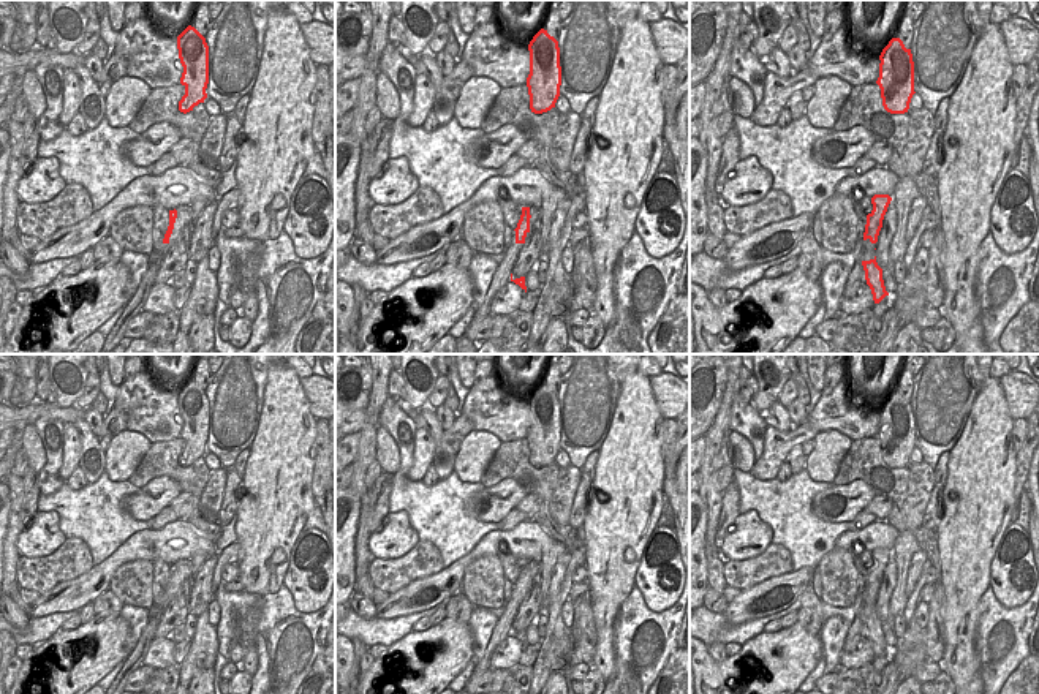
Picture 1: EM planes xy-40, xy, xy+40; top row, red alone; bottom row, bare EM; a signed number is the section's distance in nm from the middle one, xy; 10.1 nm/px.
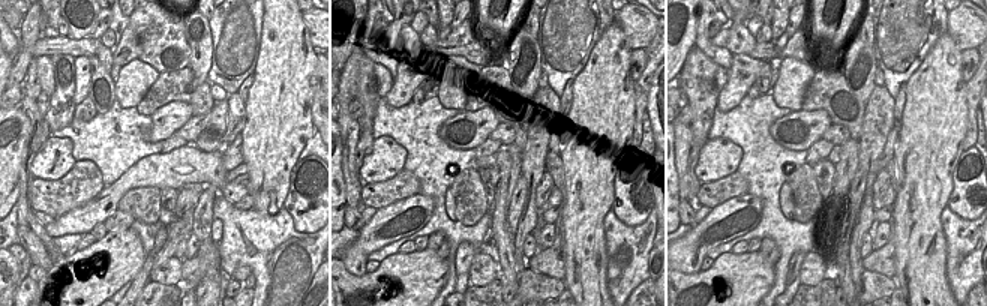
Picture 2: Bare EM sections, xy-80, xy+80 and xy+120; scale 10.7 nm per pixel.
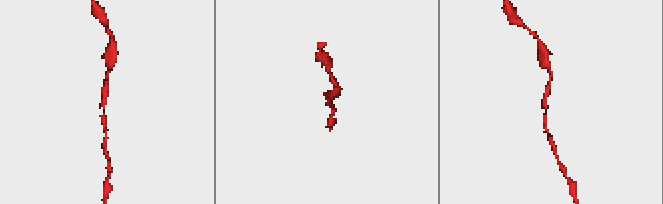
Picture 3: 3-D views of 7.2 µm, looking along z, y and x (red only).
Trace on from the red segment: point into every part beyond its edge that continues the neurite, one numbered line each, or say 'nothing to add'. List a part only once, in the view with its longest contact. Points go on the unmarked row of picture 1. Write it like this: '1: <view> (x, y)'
nothing to add

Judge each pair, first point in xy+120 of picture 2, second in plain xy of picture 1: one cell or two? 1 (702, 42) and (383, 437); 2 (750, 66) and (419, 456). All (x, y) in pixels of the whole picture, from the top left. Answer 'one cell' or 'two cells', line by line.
1: two cells
2: one cell

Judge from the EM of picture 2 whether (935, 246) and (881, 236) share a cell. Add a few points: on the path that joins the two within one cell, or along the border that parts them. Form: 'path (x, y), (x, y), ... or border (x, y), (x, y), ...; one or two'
border (887, 222), (891, 234); two

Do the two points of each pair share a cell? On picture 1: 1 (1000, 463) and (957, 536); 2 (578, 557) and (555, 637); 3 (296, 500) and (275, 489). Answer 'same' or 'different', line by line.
1: same
2: same
3: same

